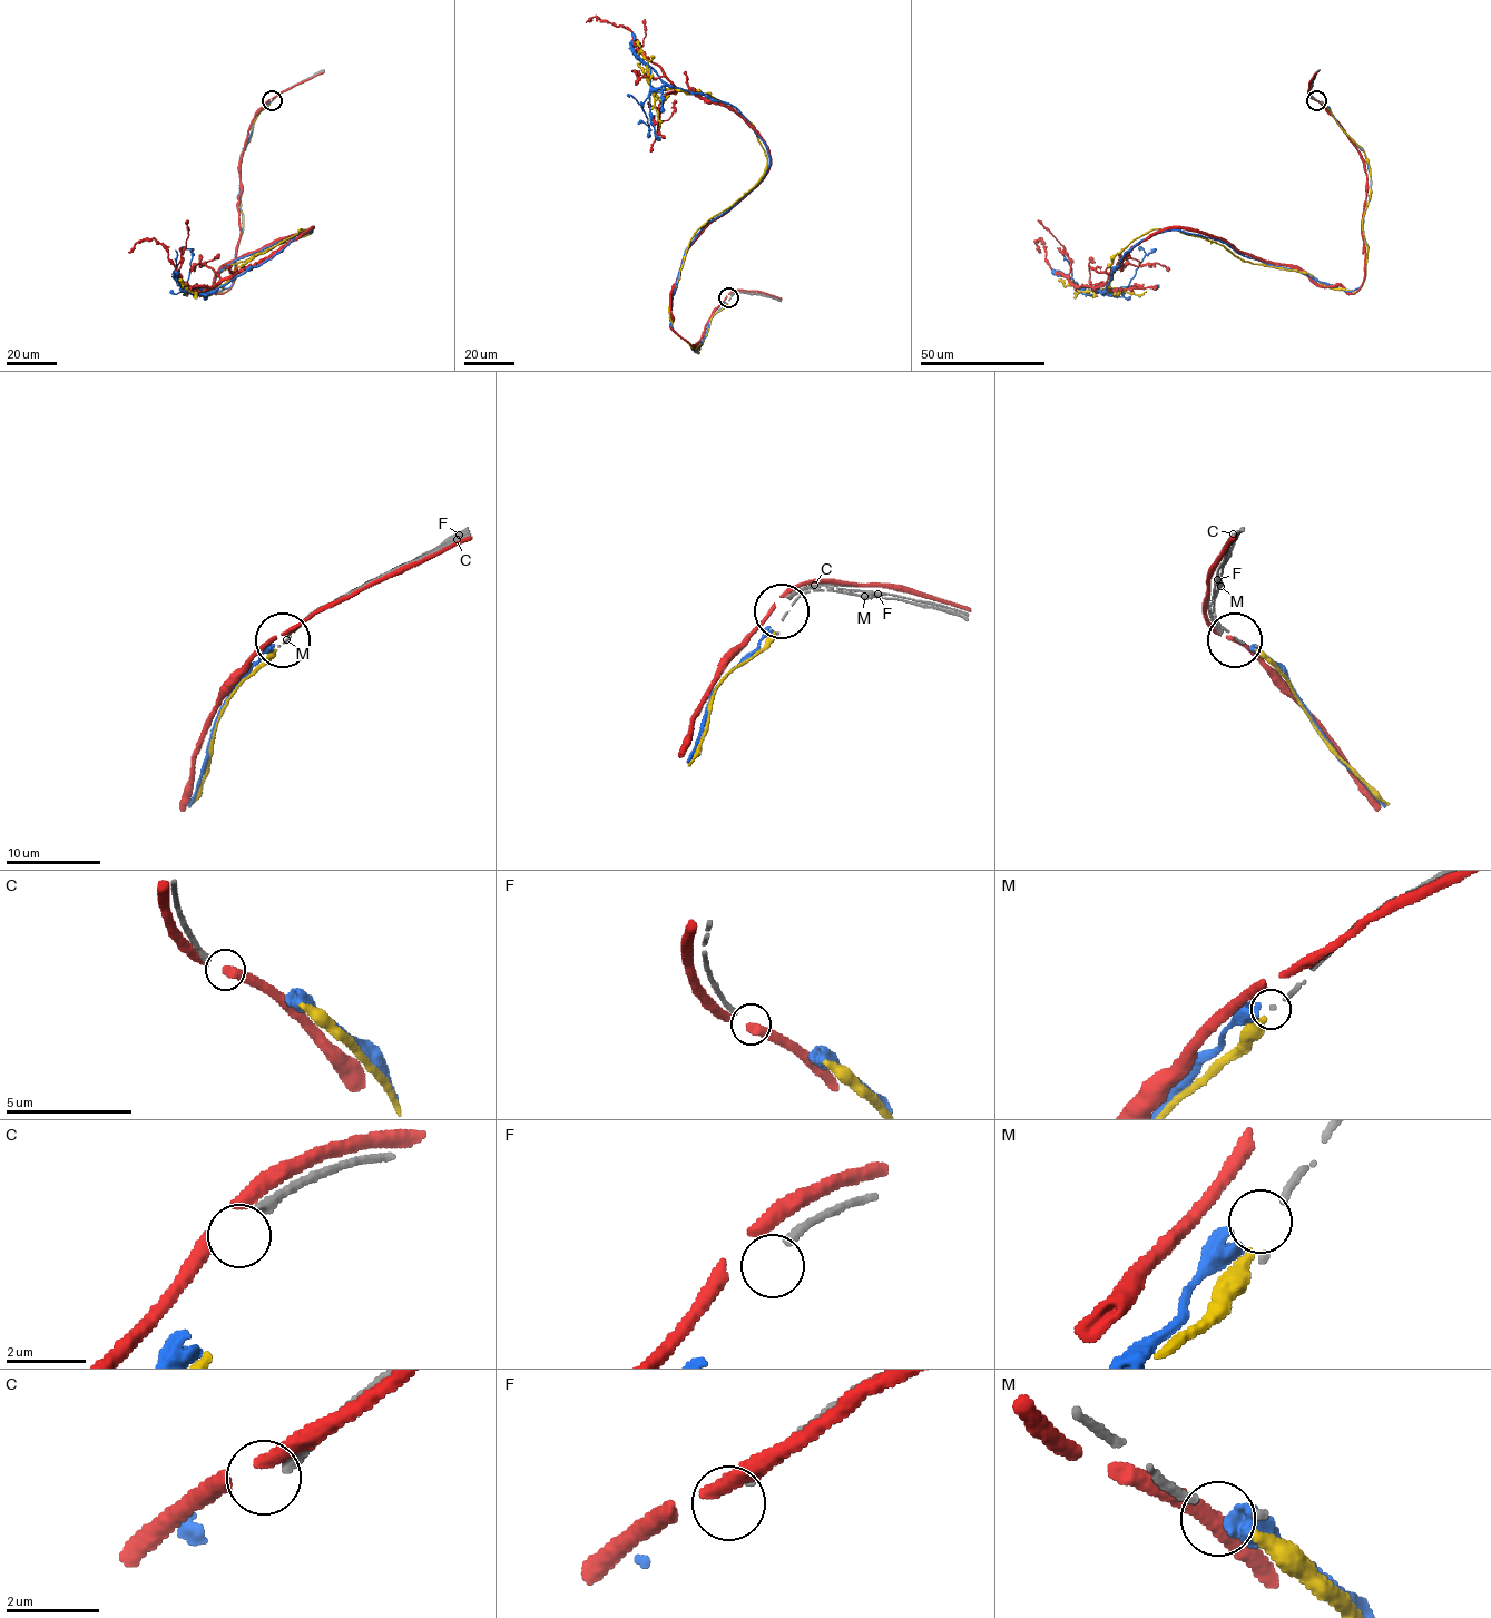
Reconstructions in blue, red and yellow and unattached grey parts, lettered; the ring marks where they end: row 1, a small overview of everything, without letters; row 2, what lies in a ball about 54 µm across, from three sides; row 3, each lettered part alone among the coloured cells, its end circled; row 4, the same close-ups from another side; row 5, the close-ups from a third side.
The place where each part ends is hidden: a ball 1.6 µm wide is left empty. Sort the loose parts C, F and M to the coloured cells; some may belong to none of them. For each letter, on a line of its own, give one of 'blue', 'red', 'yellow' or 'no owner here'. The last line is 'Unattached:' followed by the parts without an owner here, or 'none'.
C: no owner here
F: no owner here
M: yellow
Unattached: C, F

